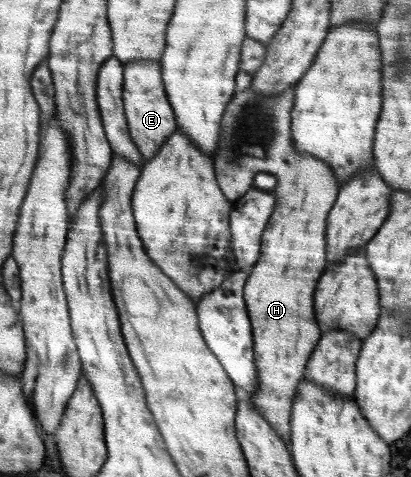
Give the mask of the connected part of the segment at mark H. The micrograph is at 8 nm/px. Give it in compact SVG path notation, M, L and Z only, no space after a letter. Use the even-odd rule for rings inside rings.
M246 88L240 93L236 93L236 99L231 100L228 103L227 111L223 114L223 120L221 122L221 128L223 133L221 133L220 144L218 144L219 151L216 151L213 161L215 164L215 177L218 179L220 189L226 195L227 199L231 202L233 200L238 200L240 196L243 196L250 188L254 187L254 176L257 173L271 173L276 177L278 183L272 189L274 197L276 197L276 206L274 206L274 212L270 216L270 221L268 226L264 228L262 232L262 244L260 244L260 257L258 261L249 269L248 279L243 289L244 297L247 302L247 310L250 314L251 324L256 325L256 341L255 341L255 364L256 370L258 370L259 377L259 388L256 389L255 393L252 393L252 397L249 397L250 401L254 401L256 412L263 414L265 418L270 422L278 434L285 443L291 441L291 415L292 407L295 403L296 396L299 395L299 385L306 376L307 364L309 363L311 356L314 355L315 348L318 347L319 340L322 339L323 330L318 326L316 322L316 316L314 313L314 305L312 305L312 297L314 297L314 292L318 291L316 283L322 279L323 273L326 271L327 267L327 219L331 213L331 209L335 205L335 201L339 197L339 179L335 177L335 170L330 169L330 165L326 161L320 161L314 155L310 153L298 153L294 149L294 137L292 137L291 130L291 109L295 107L295 88L288 88L288 91L280 93L276 96L262 96L260 92L256 92L254 88Z

